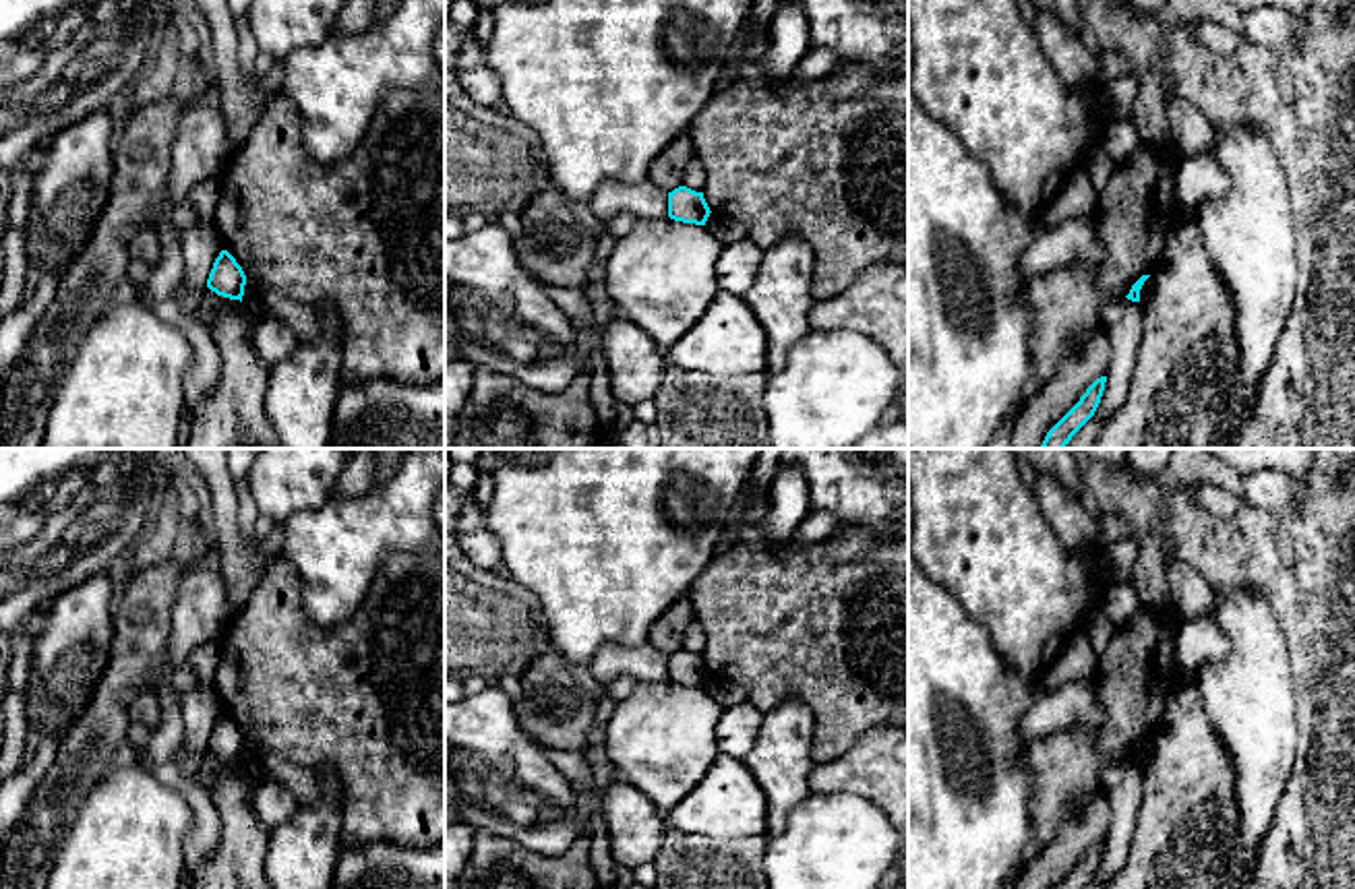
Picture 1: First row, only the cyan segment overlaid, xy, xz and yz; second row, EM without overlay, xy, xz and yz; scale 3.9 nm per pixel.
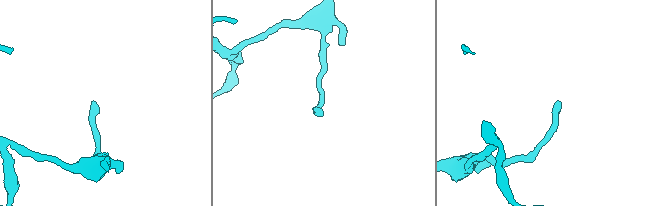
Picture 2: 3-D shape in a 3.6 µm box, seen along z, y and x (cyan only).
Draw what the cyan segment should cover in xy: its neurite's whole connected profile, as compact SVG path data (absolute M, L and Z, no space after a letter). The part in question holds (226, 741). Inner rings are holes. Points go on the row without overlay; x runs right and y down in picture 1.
M221 713L209 736L207 750L217 759L242 765L244 748L246 738L242 730L228 713Z

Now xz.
M679 649L668 655L668 680L683 686L705 688L710 670L703 655L695 655L687 649Z

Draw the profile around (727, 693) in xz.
M710 676L705 691L724 707L741 705L749 699L749 691L739 682Z

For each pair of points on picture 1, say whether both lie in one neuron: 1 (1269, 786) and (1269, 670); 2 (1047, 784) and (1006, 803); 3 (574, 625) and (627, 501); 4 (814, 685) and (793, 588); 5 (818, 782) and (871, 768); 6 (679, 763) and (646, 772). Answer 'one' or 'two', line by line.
1: one
2: two
3: one
4: one
5: one
6: one

